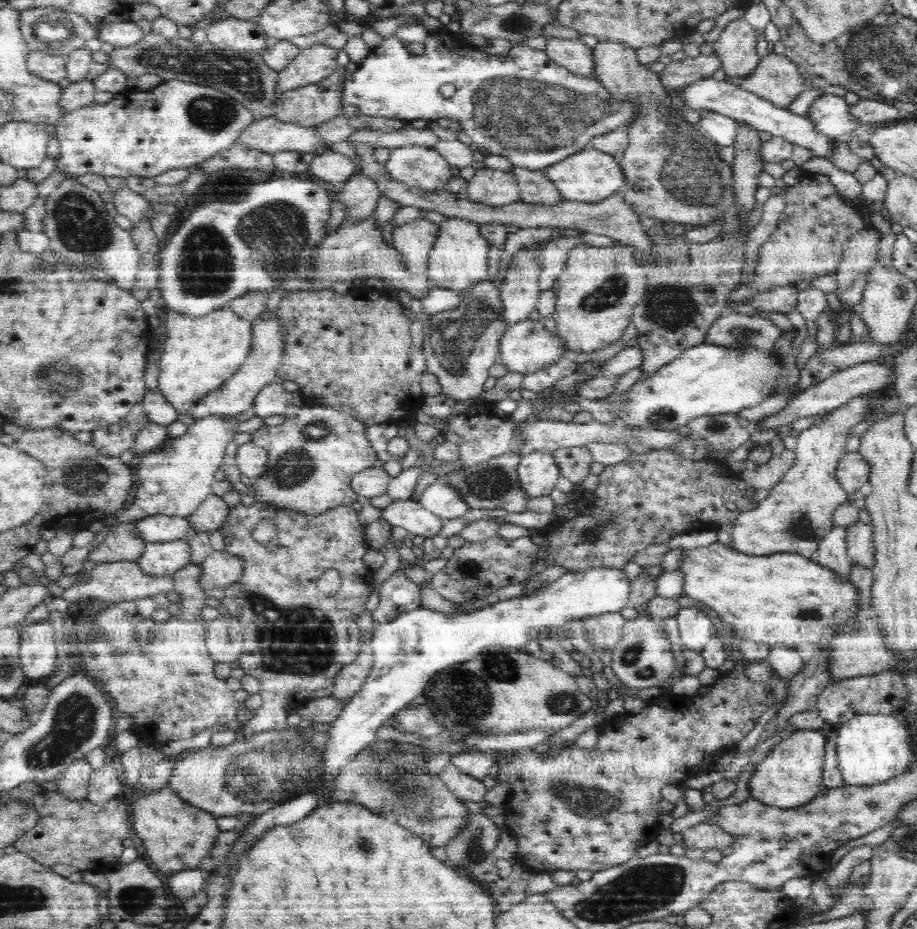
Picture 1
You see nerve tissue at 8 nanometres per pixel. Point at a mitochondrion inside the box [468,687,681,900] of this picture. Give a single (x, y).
(582, 801)

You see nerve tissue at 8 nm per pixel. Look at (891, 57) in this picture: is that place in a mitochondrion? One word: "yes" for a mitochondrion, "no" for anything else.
yes

